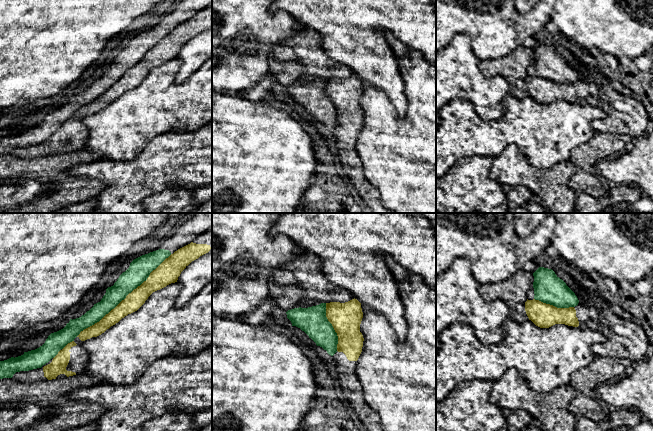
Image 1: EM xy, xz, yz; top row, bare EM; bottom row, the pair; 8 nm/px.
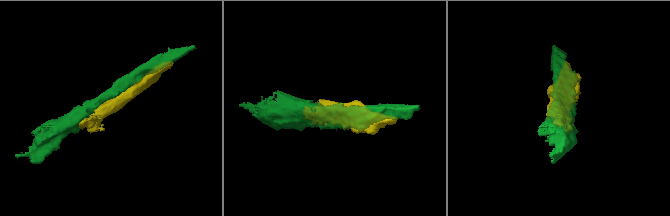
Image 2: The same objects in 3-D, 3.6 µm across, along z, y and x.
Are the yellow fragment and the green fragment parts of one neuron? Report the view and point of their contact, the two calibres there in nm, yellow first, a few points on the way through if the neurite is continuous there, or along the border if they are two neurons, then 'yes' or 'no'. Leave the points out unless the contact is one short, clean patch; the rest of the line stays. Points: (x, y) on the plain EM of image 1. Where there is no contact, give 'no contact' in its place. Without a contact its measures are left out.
meets yellow in xy at (125, 74); 140 nm thick on the yellow side, 170 nm on the other; no

